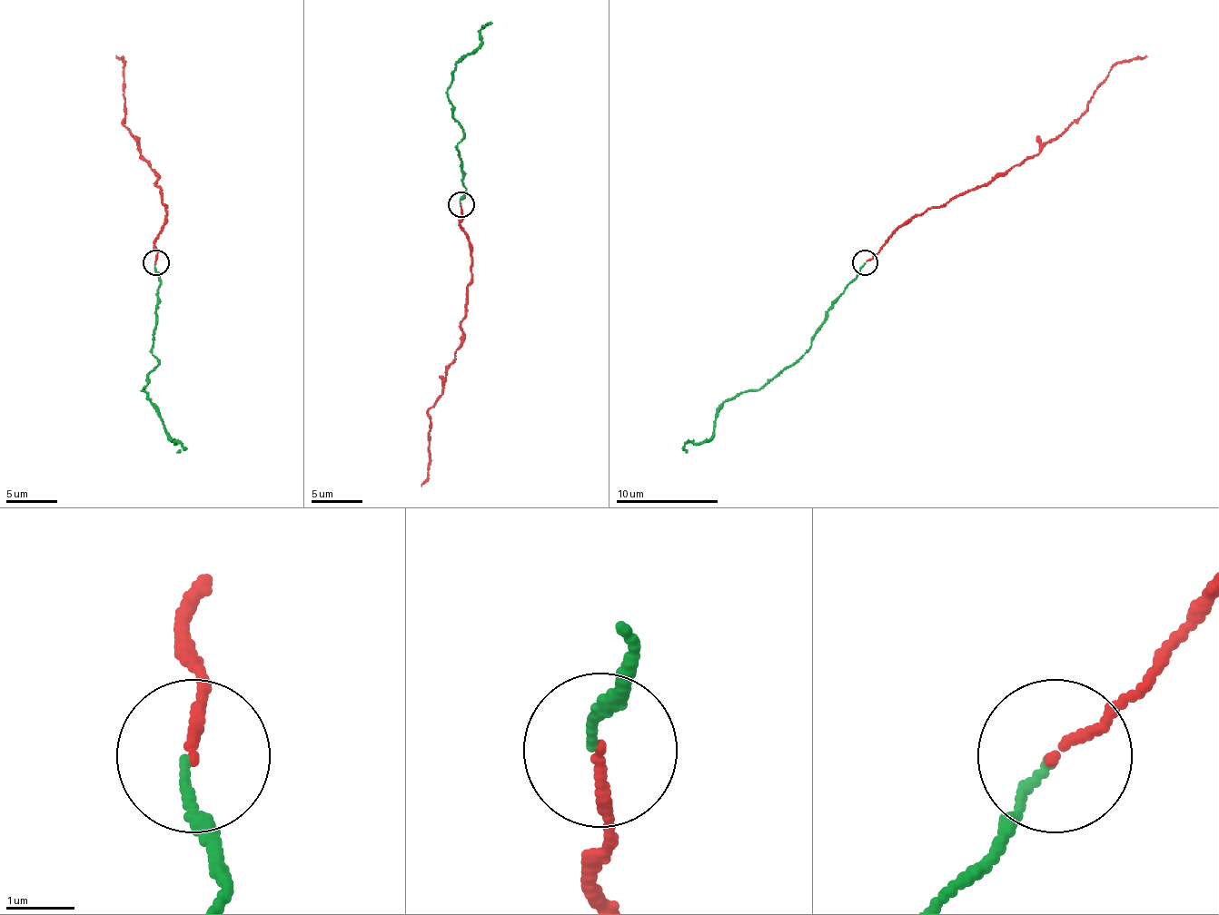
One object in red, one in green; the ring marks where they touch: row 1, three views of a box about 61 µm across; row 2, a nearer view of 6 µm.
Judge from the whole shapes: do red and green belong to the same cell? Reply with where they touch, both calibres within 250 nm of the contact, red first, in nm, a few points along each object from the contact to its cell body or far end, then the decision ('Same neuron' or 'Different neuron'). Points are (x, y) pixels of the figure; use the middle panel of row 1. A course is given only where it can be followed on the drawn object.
Place: (460, 204). Thickness 130 nm (red) against 120 nm. Course of red: (460, 203), (470, 283), (460, 345), (442, 396), (427, 411), (430, 452), (421, 486). Course of green: (460, 203), (465, 189), (458, 150), (463, 130), (448, 99), (452, 71), (480, 43), (486, 24), (480, 24). Same neuron

